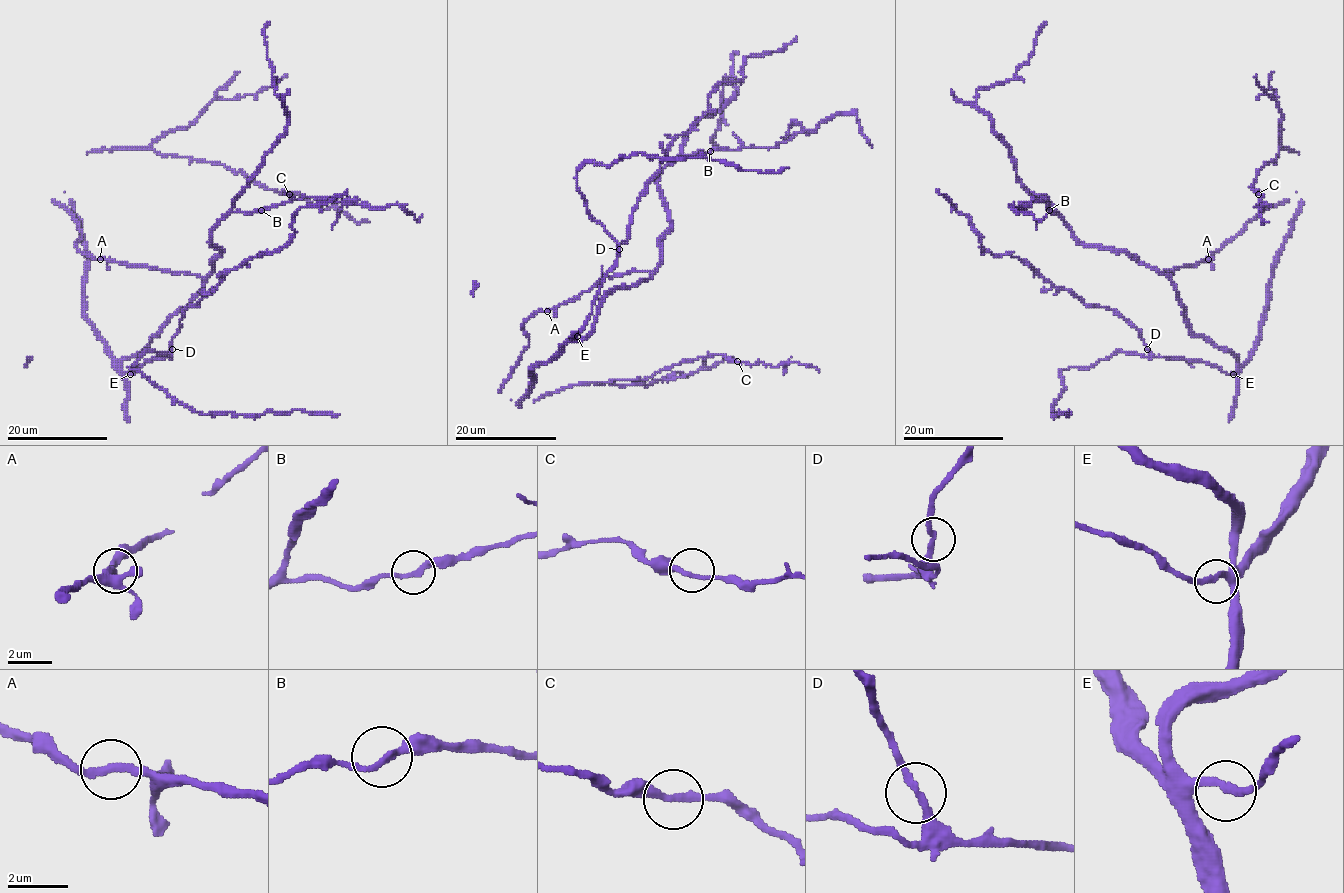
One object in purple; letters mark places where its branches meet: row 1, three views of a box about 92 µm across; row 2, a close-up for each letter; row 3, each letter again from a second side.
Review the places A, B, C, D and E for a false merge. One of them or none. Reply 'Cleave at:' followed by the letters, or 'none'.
Cleave at: none

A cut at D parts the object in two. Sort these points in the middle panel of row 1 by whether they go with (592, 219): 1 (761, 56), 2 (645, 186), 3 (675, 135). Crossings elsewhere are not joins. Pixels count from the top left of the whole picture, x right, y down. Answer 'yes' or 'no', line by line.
1: no
2: no
3: no

